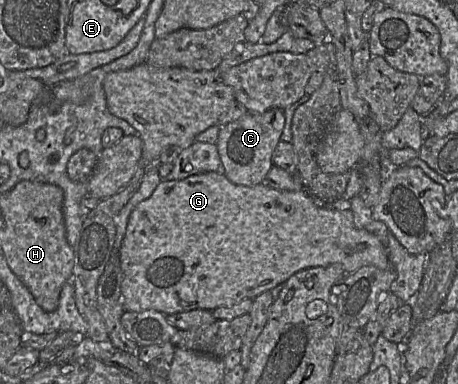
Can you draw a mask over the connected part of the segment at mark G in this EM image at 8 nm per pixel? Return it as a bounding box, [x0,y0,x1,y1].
[119,171,391,315]

